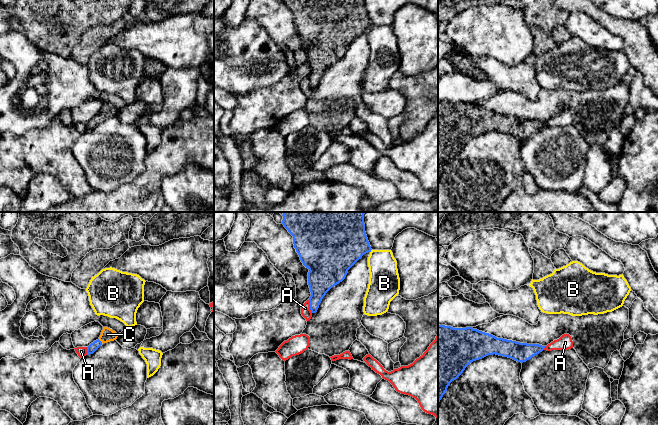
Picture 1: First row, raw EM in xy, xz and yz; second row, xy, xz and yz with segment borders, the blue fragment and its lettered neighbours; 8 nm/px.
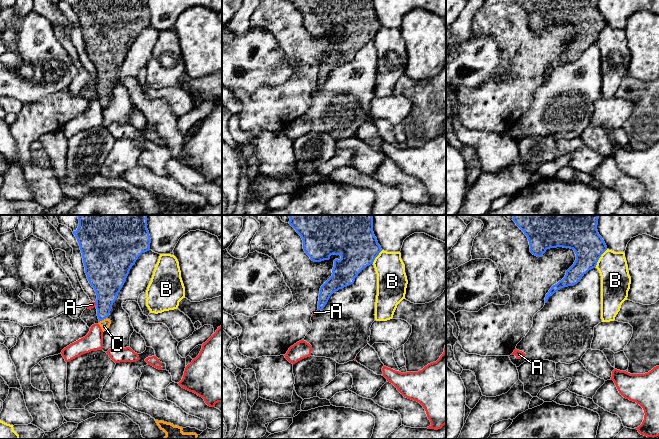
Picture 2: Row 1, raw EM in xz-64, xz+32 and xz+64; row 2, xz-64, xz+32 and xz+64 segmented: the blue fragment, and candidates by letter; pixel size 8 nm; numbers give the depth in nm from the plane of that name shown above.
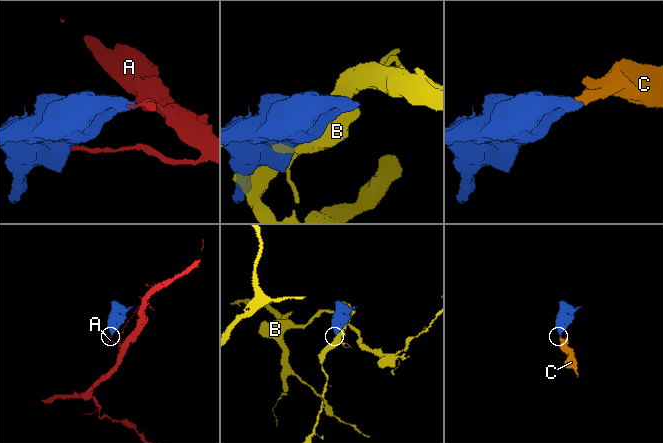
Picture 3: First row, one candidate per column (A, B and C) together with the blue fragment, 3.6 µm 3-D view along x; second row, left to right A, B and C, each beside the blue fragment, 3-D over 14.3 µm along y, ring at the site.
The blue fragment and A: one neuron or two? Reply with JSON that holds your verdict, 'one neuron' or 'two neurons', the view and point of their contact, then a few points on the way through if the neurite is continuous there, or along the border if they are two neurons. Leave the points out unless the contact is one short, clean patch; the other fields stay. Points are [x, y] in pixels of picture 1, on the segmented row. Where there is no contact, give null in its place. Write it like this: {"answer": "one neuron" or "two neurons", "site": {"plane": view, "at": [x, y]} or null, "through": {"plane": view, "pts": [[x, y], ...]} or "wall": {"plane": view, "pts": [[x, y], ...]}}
{"answer": "two neurons", "site": {"plane": "xz", "at": [310, 306]}, "wall": {"plane": "xz", "pts": [[308, 300], [312, 312]]}}

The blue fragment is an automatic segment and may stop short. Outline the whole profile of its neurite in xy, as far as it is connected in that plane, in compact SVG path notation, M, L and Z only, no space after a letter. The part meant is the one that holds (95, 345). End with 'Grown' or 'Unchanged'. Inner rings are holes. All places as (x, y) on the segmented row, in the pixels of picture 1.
M103 327L98 340L94 341L87 347L87 355L93 354L103 343L116 340L118 334L108 327Z. Grown

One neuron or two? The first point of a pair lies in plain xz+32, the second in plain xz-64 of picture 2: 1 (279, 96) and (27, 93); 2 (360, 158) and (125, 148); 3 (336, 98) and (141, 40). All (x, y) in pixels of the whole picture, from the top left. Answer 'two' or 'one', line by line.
1: two
2: two
3: one

